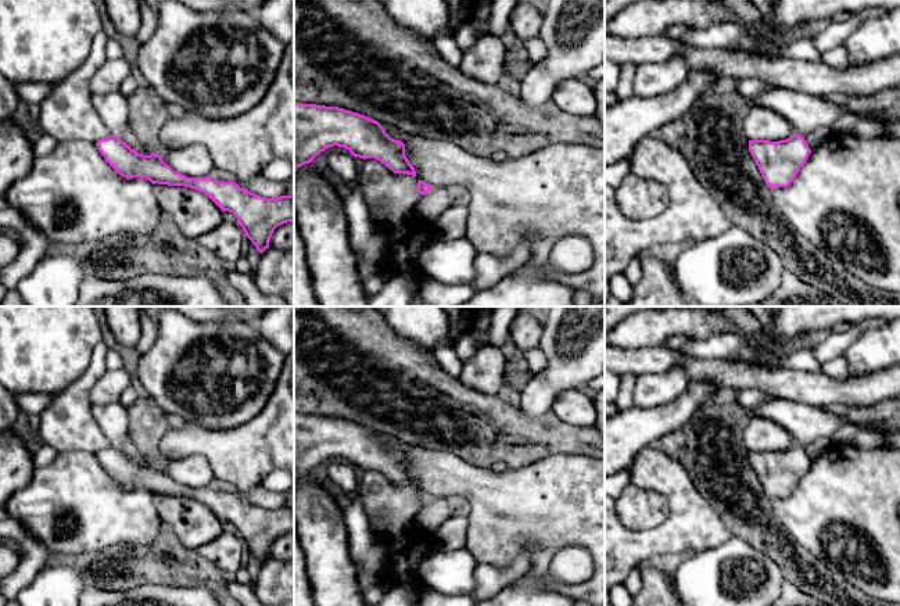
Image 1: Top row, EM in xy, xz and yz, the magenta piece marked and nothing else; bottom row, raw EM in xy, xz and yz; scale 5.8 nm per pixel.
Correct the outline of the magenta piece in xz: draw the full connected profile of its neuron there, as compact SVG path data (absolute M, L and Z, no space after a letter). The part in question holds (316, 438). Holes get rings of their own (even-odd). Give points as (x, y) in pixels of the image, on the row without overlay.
M294 413L294 483L333 456L347 459L355 469L374 469L394 484L416 487L405 466L405 455L391 449L377 431L338 417Z

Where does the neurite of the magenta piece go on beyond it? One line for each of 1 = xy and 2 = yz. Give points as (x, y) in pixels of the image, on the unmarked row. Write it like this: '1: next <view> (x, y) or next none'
1: next none
2: next none

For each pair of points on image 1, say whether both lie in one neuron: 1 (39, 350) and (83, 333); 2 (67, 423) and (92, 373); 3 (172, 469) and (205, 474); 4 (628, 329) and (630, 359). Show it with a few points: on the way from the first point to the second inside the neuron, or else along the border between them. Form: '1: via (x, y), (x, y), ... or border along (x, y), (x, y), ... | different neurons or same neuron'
1: via (50, 339), (56, 333), (72, 333) | same neuron
2: via (70, 411), (82, 386) | same neuron
3: via (180, 470), (197, 473) | same neuron
4: border along (662, 344), (619, 348) | different neurons

